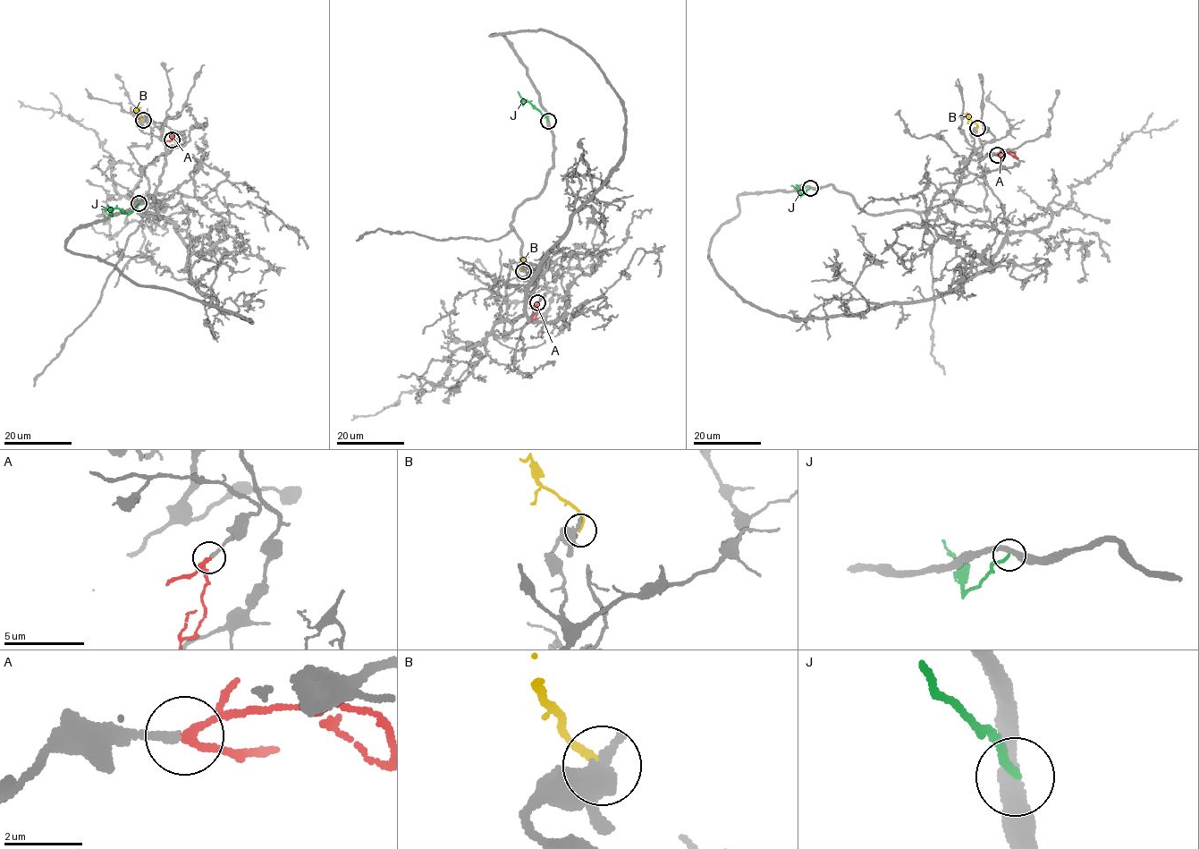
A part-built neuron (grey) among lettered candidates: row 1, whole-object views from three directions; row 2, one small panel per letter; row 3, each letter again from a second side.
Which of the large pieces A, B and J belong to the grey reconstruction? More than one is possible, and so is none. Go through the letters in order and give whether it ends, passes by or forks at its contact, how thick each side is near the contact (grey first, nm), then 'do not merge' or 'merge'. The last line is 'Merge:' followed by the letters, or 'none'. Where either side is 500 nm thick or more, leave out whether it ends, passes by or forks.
A: it passes by; 240 nm thick on the grey side, 200 nm on the other; merge
B: it ends there; 480 nm thick on the grey side, 180 nm on the other; do not merge
J: it ends there; 400 nm thick on the grey side, 190 nm on the other; do not merge
Merge: A

